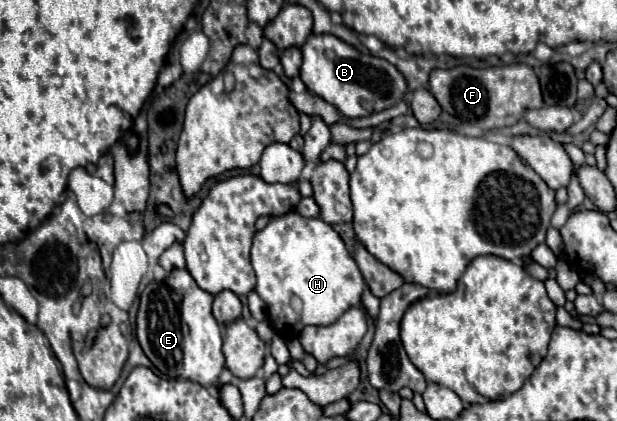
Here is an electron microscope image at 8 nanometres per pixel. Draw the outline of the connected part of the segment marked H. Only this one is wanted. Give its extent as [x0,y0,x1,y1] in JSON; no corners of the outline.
[250,212,364,340]

